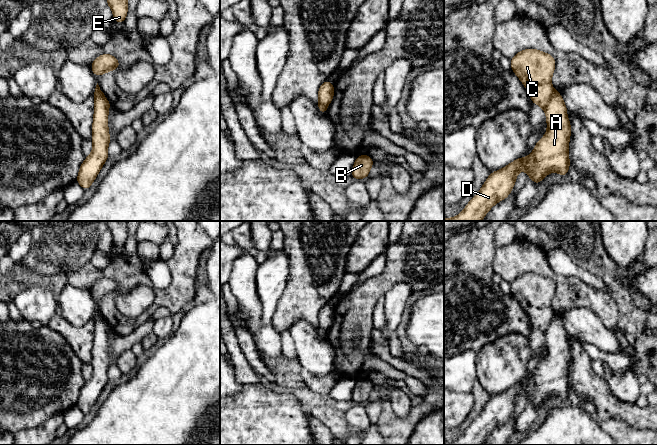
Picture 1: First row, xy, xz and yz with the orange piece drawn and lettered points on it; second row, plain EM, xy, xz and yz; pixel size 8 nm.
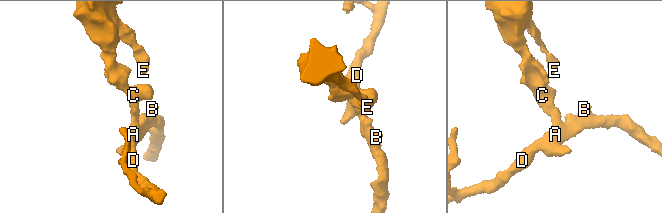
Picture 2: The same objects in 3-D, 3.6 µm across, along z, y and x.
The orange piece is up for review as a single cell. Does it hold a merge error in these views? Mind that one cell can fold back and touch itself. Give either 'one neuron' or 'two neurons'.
two neurons

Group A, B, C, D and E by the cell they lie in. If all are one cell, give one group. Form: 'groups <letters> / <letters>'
groups A B D / C E

